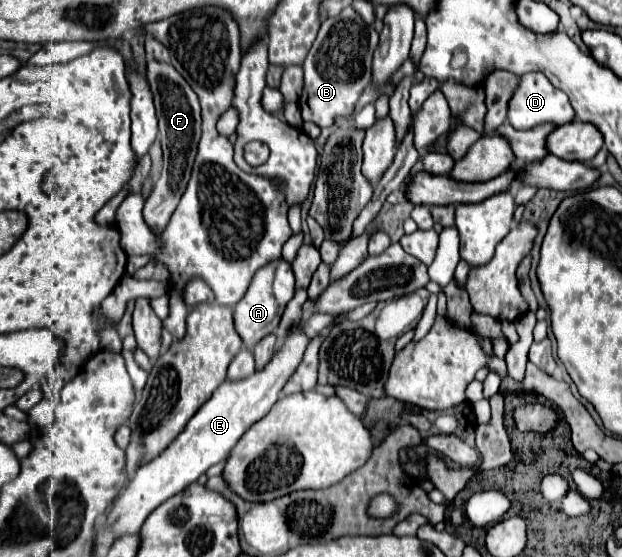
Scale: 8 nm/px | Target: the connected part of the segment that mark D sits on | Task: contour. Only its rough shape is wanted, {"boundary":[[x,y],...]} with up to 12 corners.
{"boundary":[[523,73],[509,101],[513,129],[565,125],[575,111],[543,73]]}

